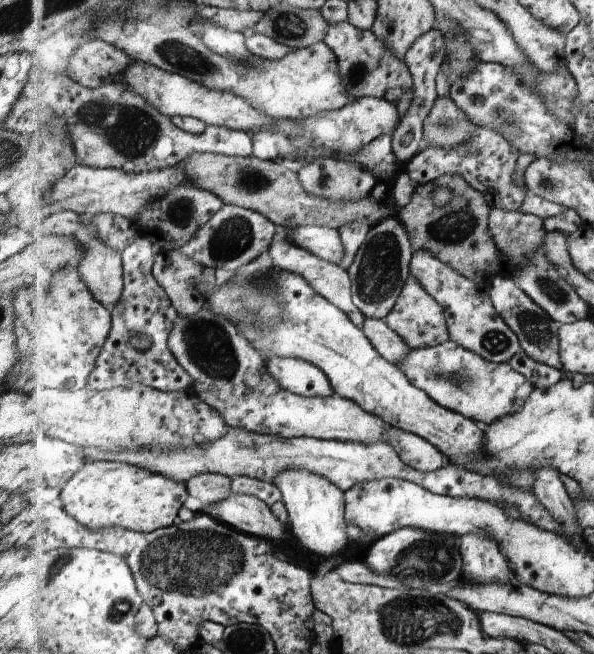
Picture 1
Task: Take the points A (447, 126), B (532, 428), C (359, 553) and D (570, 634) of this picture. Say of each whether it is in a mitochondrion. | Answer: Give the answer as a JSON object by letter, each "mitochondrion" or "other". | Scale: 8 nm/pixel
{"A":"mitochondrion","B":"other","C":"other","D":"other"}

